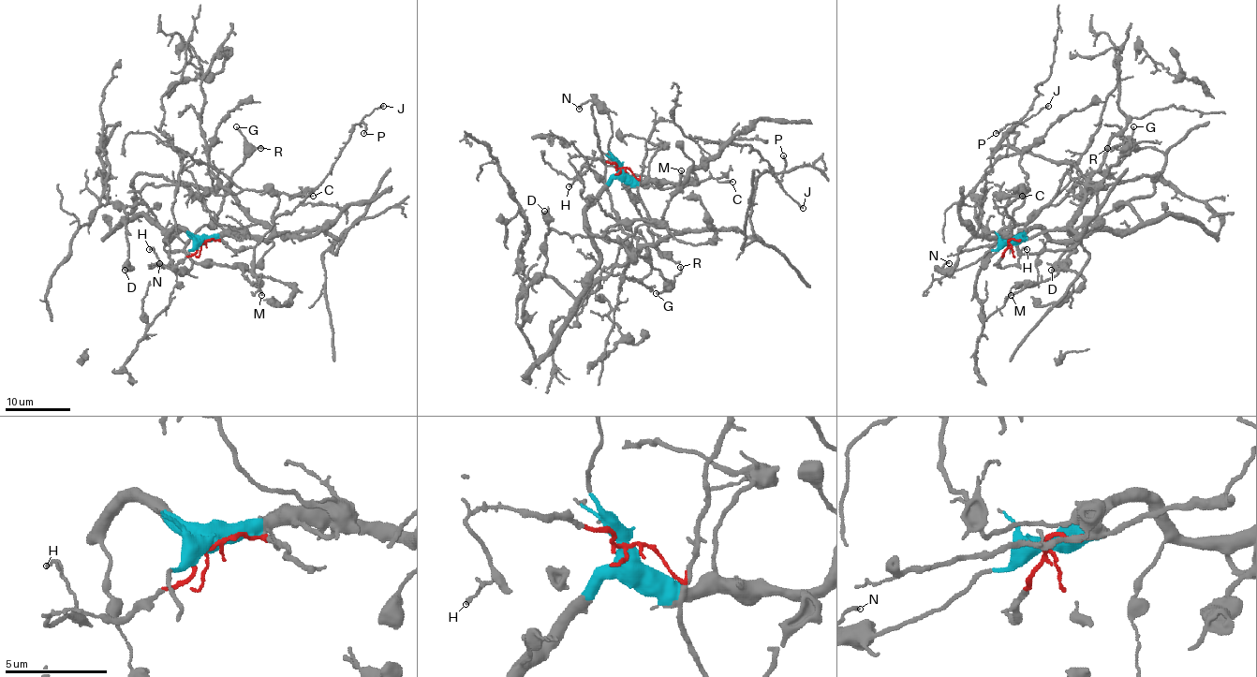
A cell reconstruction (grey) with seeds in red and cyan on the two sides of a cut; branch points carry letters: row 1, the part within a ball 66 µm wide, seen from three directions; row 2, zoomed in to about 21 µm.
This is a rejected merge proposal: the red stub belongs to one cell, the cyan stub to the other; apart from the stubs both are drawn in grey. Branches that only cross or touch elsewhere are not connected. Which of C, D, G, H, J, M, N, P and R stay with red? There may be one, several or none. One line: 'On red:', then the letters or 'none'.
On red: H, J, P

